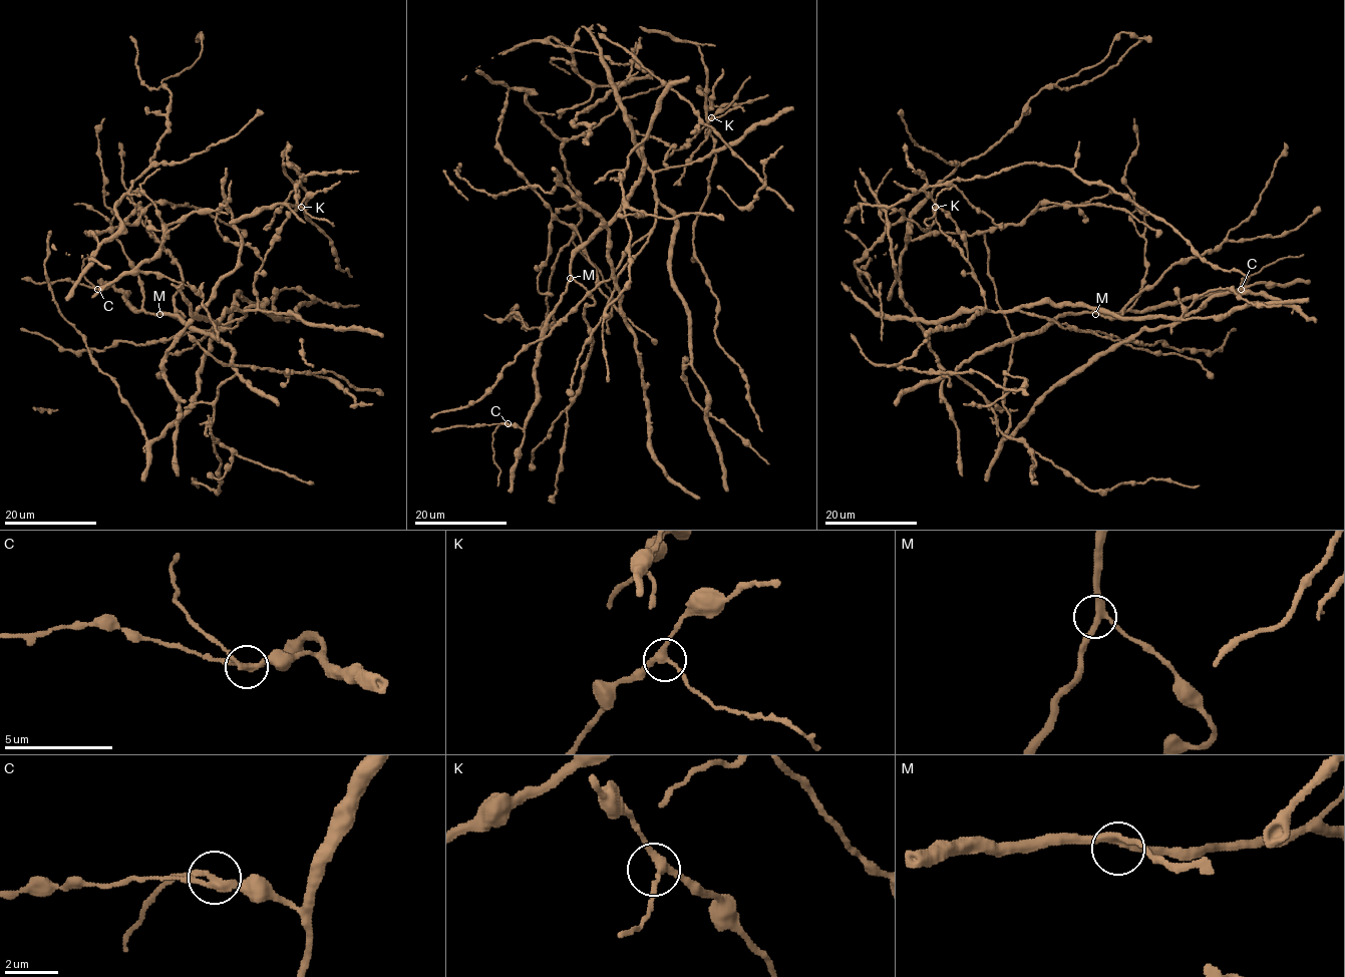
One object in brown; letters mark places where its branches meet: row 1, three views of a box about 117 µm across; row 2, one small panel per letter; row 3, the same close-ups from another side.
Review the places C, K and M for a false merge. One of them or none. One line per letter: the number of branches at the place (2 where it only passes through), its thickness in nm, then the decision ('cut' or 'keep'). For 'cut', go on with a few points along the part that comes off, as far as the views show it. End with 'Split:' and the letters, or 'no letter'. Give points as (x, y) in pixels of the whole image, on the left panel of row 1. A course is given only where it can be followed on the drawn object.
C: 3 branches meet; 240 nm thick; cut; foreign part runs (97, 288), (82, 275), (83, 260), (90, 257), (87, 254)
K: 3 branches meet; 260 nm thick; keep
M: 3 branches meet; 280 nm thick; keep
Split: C

